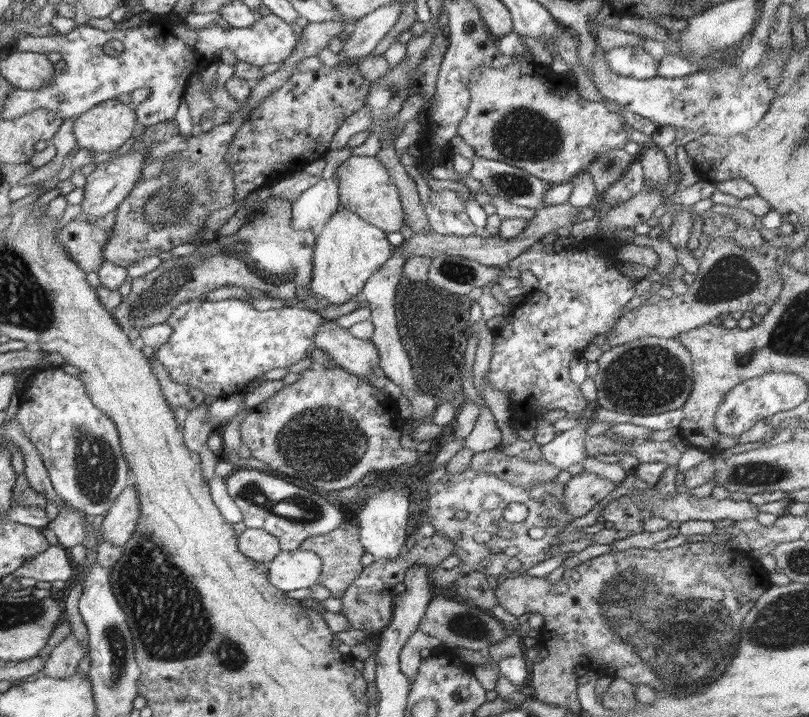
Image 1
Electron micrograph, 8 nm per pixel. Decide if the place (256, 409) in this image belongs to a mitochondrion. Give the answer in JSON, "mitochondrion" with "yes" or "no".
{"mitochondrion":"no"}

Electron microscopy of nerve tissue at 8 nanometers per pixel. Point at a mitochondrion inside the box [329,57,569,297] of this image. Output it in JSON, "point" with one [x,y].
{"point":[523,135]}

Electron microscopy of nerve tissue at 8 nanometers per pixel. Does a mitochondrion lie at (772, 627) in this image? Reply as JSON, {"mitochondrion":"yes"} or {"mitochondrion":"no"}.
{"mitochondrion":"yes"}

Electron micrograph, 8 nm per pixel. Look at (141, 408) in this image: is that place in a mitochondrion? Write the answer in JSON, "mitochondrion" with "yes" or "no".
{"mitochondrion":"no"}

